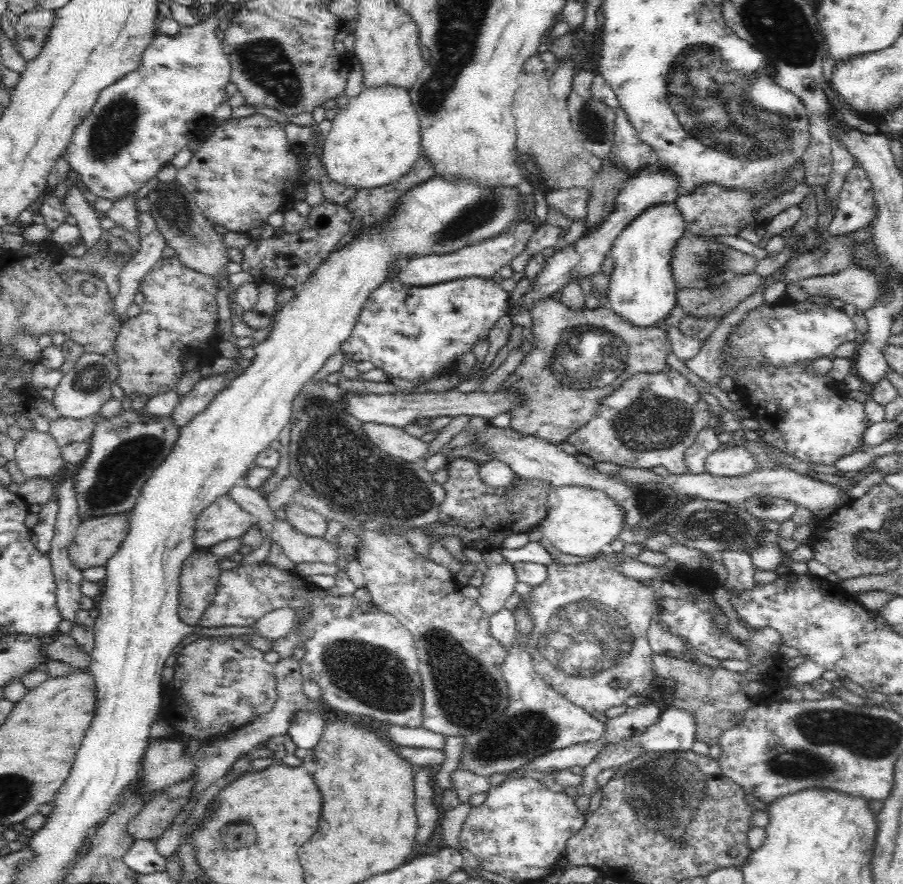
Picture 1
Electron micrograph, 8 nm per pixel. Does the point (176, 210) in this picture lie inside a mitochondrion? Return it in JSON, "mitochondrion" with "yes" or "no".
{"mitochondrion":"yes"}

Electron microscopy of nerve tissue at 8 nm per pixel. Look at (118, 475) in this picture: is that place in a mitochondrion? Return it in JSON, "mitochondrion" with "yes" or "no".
{"mitochondrion":"yes"}

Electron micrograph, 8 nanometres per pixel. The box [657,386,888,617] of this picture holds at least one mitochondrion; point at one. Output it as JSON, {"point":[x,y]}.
{"point":[718,524]}

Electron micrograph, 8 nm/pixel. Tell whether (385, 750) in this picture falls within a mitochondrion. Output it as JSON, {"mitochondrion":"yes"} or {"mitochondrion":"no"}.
{"mitochondrion":"no"}

